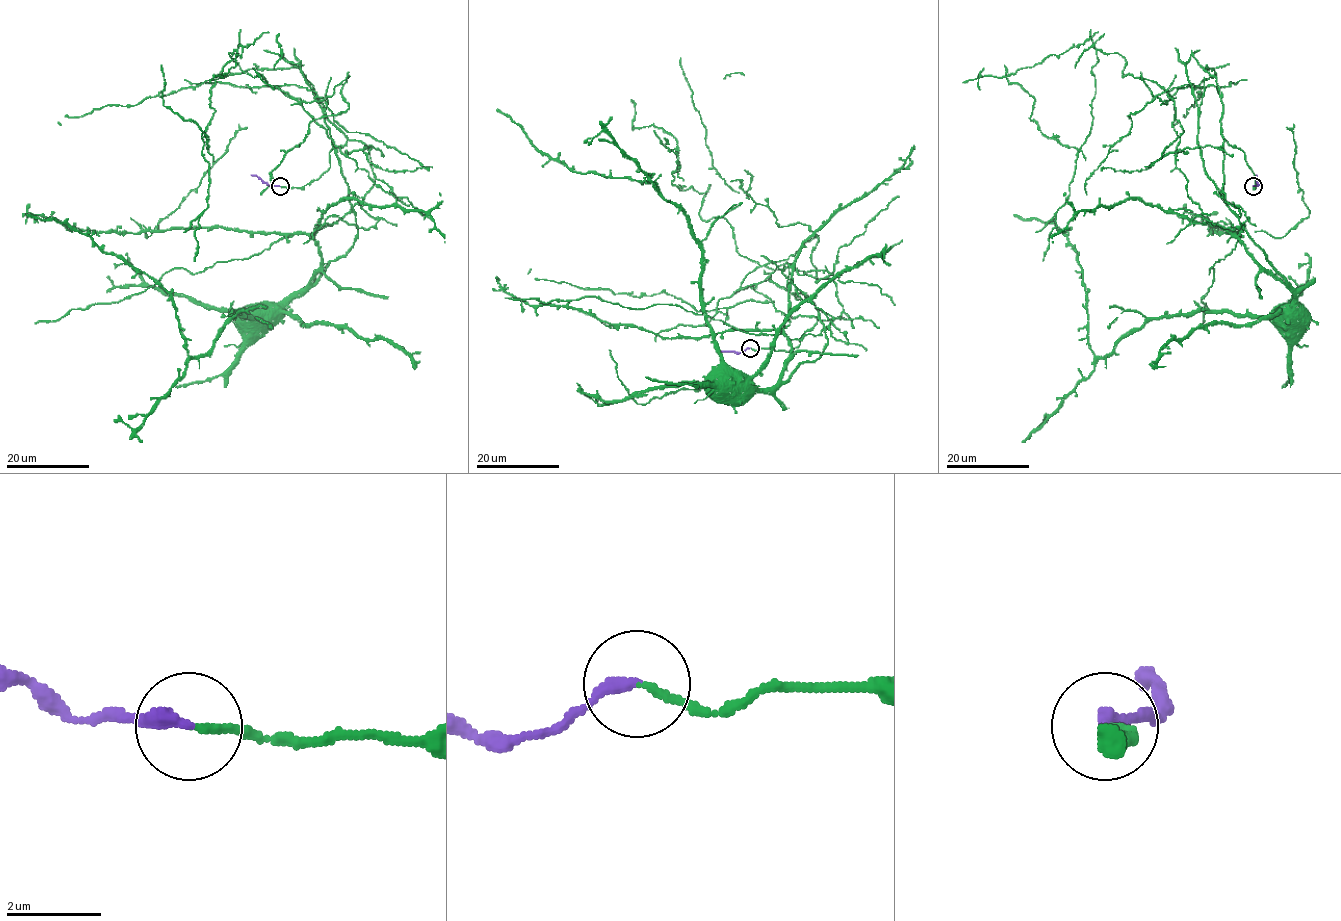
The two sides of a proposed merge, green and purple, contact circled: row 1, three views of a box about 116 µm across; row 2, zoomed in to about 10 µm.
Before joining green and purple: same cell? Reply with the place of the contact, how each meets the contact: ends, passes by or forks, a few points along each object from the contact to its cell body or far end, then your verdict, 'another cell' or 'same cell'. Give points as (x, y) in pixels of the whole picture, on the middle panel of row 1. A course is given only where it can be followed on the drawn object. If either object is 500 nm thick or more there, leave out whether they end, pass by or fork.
(750, 348) | green ends | purple ends | green via (750, 348), (789, 352), (818, 321), (845, 319), (800, 339), (784, 333), (791, 356), (772, 387), (718, 383) | purple via (750, 348), (738, 353), (721, 351) | same cell

